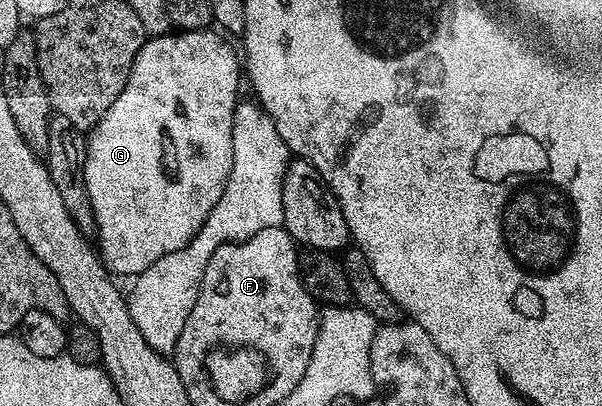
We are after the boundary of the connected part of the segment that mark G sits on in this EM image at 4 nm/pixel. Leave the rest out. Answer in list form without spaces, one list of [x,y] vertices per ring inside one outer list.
[[[212,28],[182,30],[149,37],[130,68],[126,88],[122,88],[118,100],[114,100],[114,104],[110,104],[106,116],[102,116],[100,123],[92,127],[87,135],[82,169],[86,180],[88,203],[92,206],[96,221],[95,237],[100,238],[100,246],[98,242],[100,260],[113,275],[129,274],[129,276],[135,276],[142,273],[146,268],[150,268],[154,264],[154,260],[158,260],[162,256],[170,256],[170,252],[178,252],[178,248],[185,246],[198,232],[198,228],[202,228],[202,224],[208,219],[210,212],[214,212],[214,204],[218,204],[218,199],[222,197],[234,160],[232,129],[234,128],[234,112],[238,101],[236,93],[240,90],[240,82],[242,86],[242,62],[238,57],[237,47],[235,50],[227,40],[229,41],[223,33]]]

